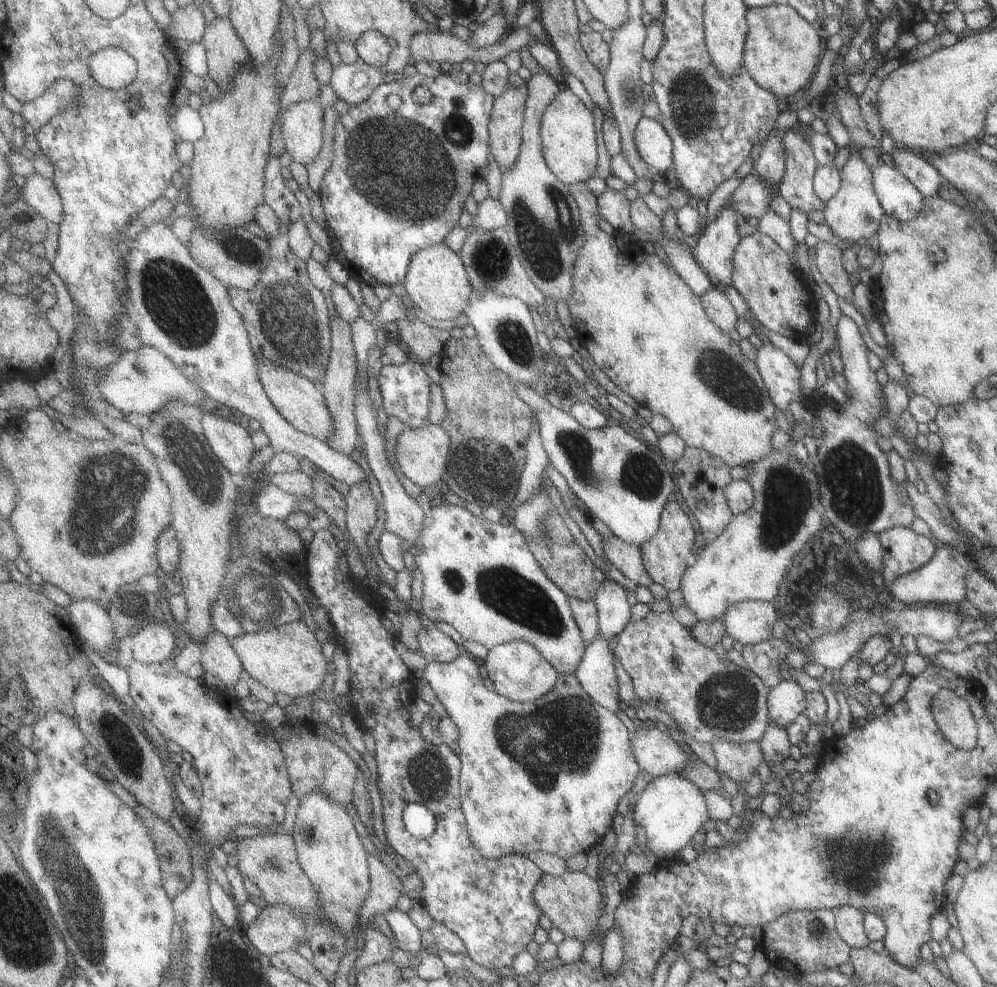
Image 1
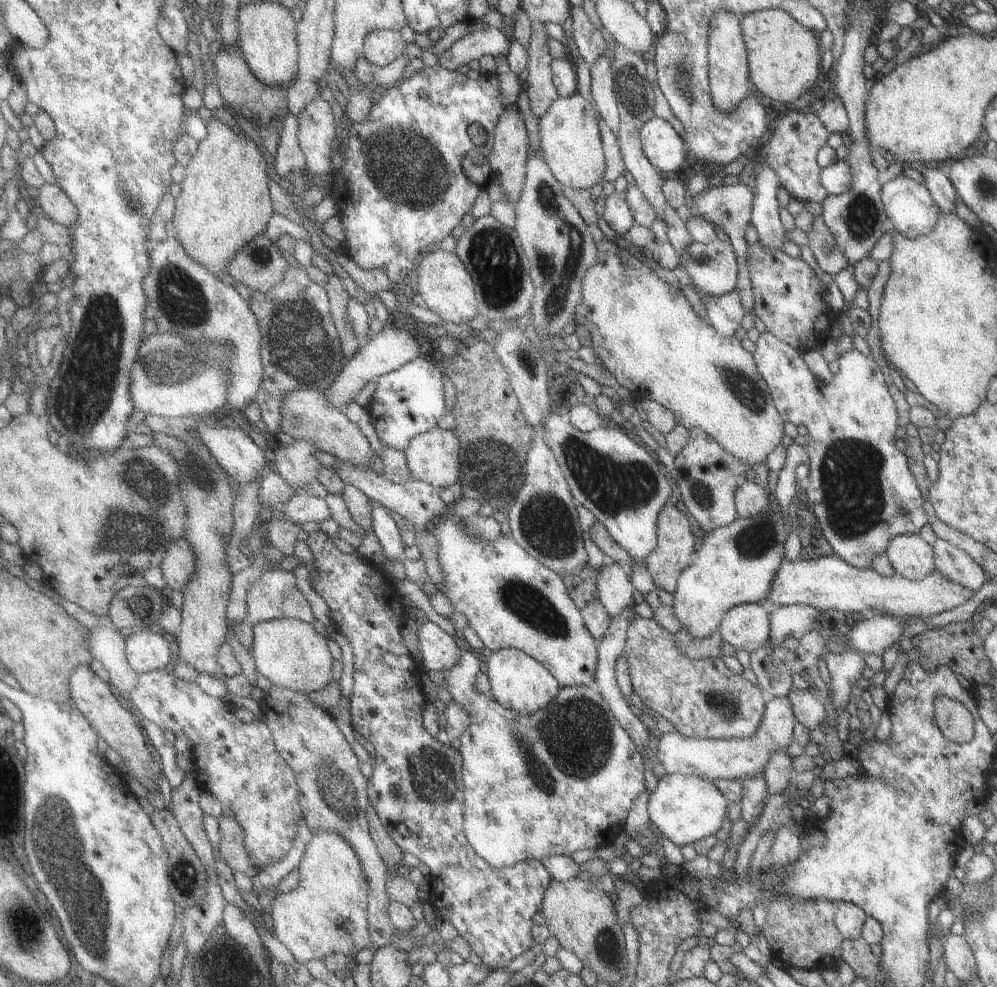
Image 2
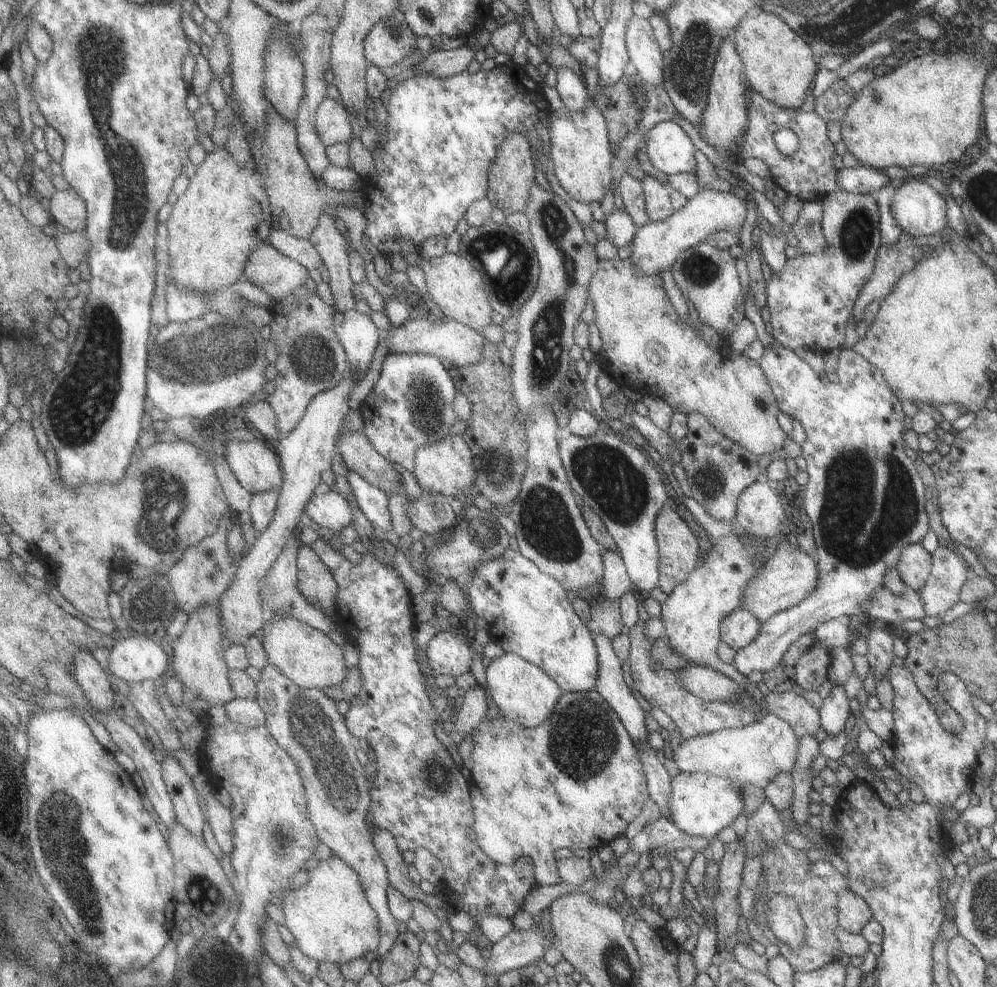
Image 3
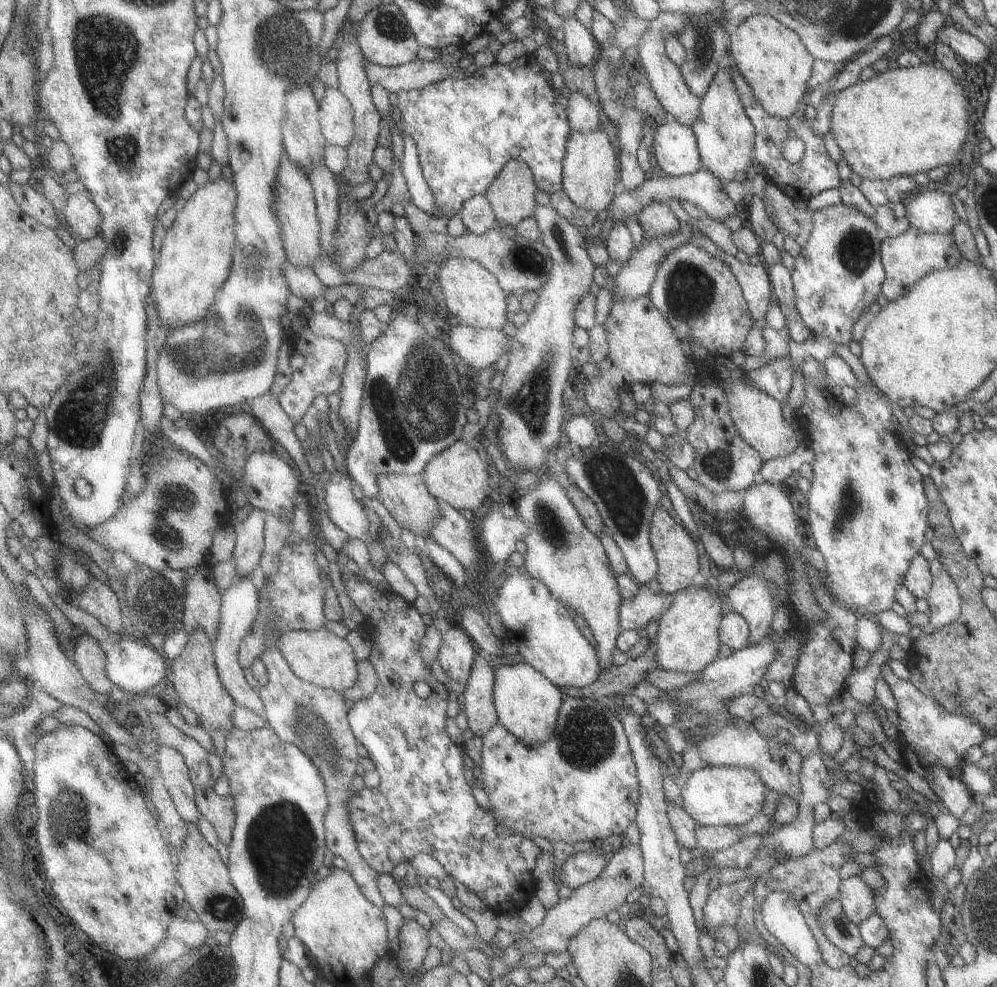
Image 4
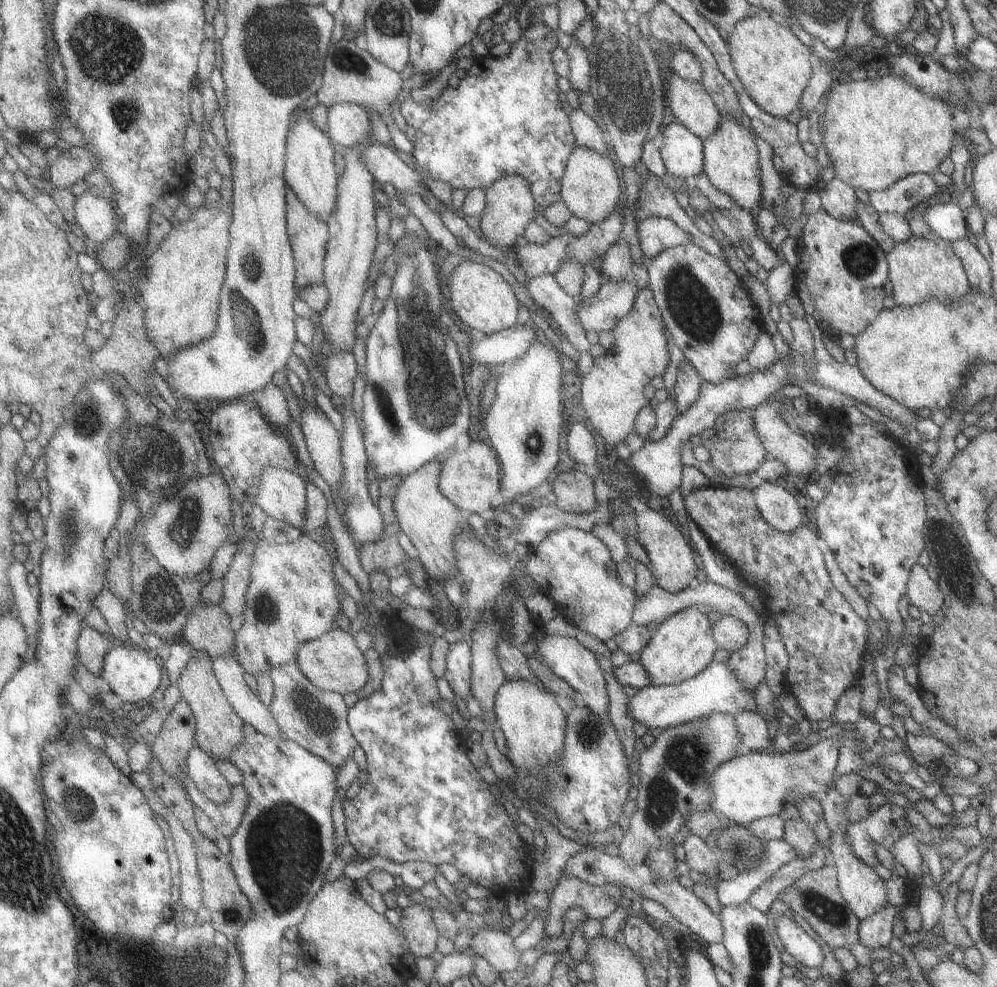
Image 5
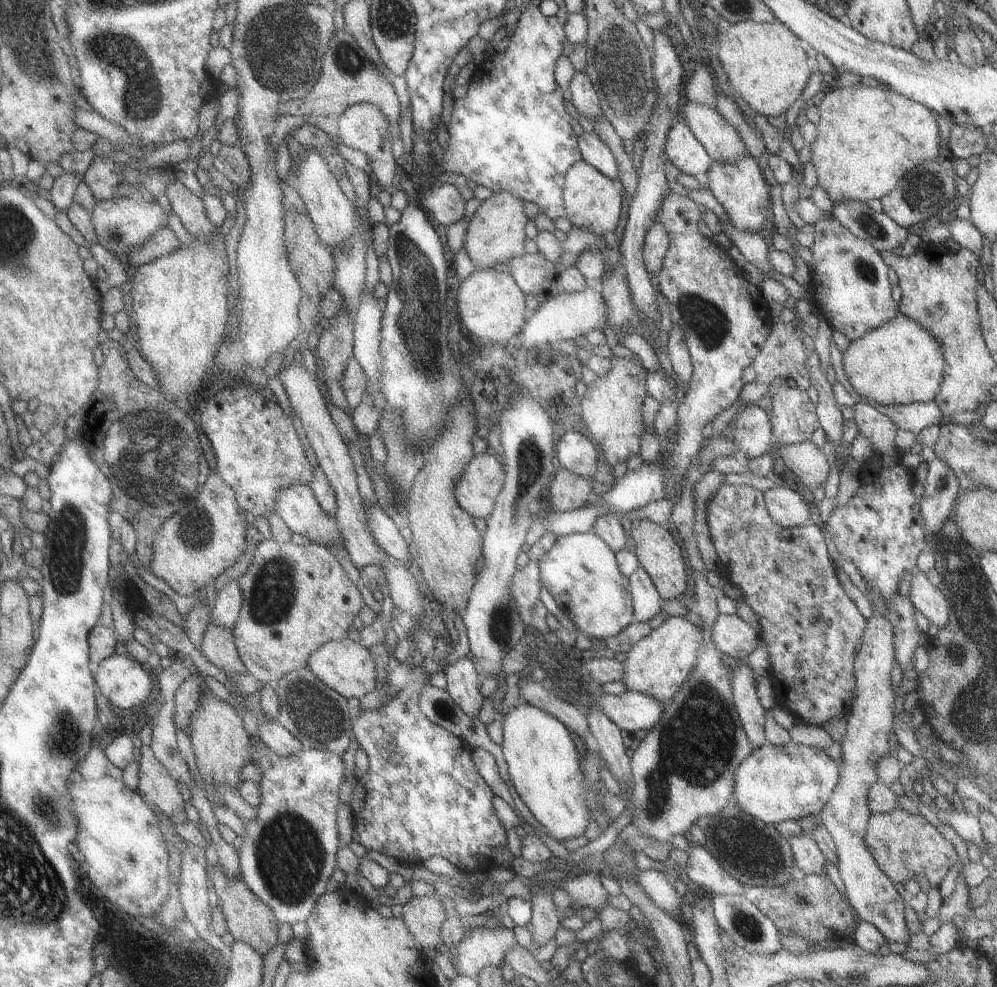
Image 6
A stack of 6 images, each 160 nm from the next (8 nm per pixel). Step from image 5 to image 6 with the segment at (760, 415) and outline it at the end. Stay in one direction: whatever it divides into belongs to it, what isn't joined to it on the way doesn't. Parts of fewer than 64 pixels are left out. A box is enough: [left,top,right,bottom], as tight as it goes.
[774,439,829,488]

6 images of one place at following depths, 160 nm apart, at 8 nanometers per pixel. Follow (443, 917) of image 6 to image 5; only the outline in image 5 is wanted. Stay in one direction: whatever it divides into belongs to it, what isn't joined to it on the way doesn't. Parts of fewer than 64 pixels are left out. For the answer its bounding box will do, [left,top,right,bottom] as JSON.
[399,903,438,957]

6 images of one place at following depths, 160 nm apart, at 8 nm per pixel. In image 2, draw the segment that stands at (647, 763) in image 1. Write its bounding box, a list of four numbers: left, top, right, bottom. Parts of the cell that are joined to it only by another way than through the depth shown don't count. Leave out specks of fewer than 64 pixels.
[650,696,795,780]

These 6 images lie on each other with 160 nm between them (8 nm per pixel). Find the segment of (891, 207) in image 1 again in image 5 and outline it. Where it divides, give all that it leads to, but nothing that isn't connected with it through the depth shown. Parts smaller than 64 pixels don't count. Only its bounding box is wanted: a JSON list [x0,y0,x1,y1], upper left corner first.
[919,200,967,241]

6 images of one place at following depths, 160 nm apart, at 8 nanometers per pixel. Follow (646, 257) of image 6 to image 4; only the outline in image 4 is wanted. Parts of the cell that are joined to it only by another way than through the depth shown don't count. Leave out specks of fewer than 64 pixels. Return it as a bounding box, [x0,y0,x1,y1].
[635,202,681,237]

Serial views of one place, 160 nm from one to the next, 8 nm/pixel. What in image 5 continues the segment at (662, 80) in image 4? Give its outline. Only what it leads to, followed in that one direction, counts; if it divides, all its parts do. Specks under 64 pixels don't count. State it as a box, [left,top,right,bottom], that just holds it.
[664,73,720,140]

